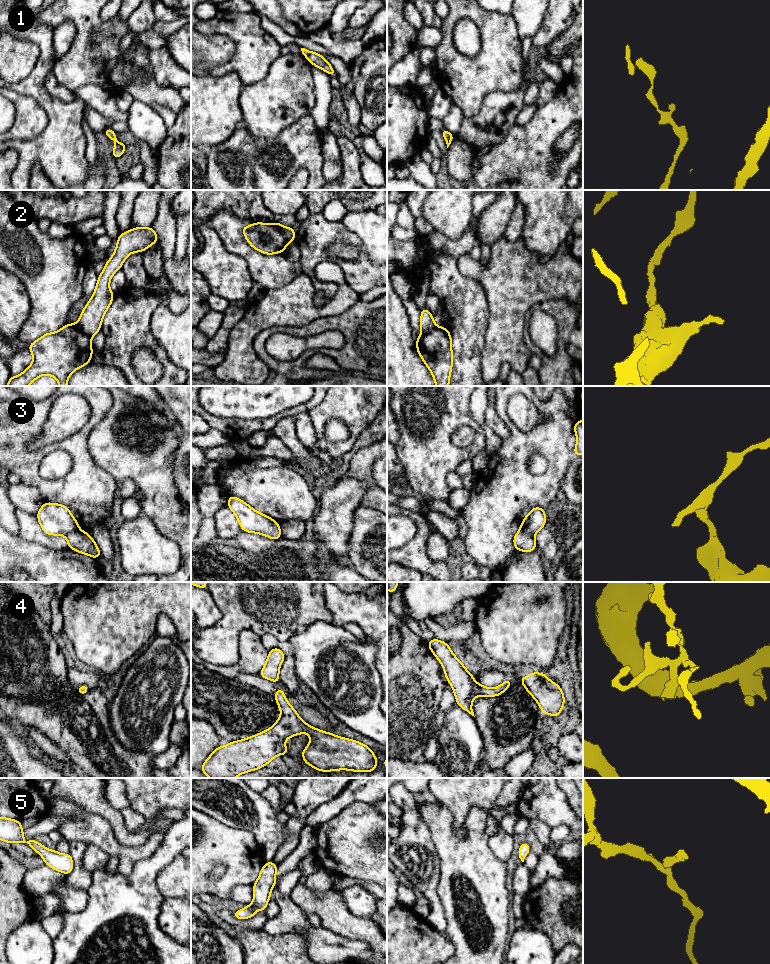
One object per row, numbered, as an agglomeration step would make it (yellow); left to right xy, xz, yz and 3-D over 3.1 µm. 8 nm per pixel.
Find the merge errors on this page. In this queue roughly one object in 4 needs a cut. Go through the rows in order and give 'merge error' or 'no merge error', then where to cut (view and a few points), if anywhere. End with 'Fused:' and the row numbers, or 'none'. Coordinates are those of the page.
1: no merge error; no cut
2: merge error; cut in xz along (278, 223), (283, 236), (288, 242)
3: merge error; cut in xy along (79, 529), (72, 530), (65, 536)
4: no merge error; no cut
5: no merge error; no cut
Fused: 2, 3

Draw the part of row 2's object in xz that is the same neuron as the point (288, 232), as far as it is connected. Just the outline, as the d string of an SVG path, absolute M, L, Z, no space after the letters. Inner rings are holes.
M279 223L279 227L280 227L284 237L288 241L288 243L295 240L296 234L295 234L295 231L292 229L292 227L284 227L280 223Z

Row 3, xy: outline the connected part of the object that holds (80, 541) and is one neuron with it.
M75 530L66 536L68 547L79 553L98 559L101 556L100 550L89 533Z

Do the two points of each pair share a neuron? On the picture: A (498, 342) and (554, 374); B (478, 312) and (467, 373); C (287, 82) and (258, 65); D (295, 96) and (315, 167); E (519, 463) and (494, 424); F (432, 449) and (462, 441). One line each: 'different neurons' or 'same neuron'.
A: different neurons
B: same neuron
C: different neurons
D: different neurons
E: different neurons
F: different neurons

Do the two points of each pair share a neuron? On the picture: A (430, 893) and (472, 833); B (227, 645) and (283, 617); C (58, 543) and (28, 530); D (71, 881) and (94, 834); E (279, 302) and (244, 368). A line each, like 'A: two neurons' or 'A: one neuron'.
A: two neurons
B: one neuron
C: one neuron
D: two neurons
E: one neuron

